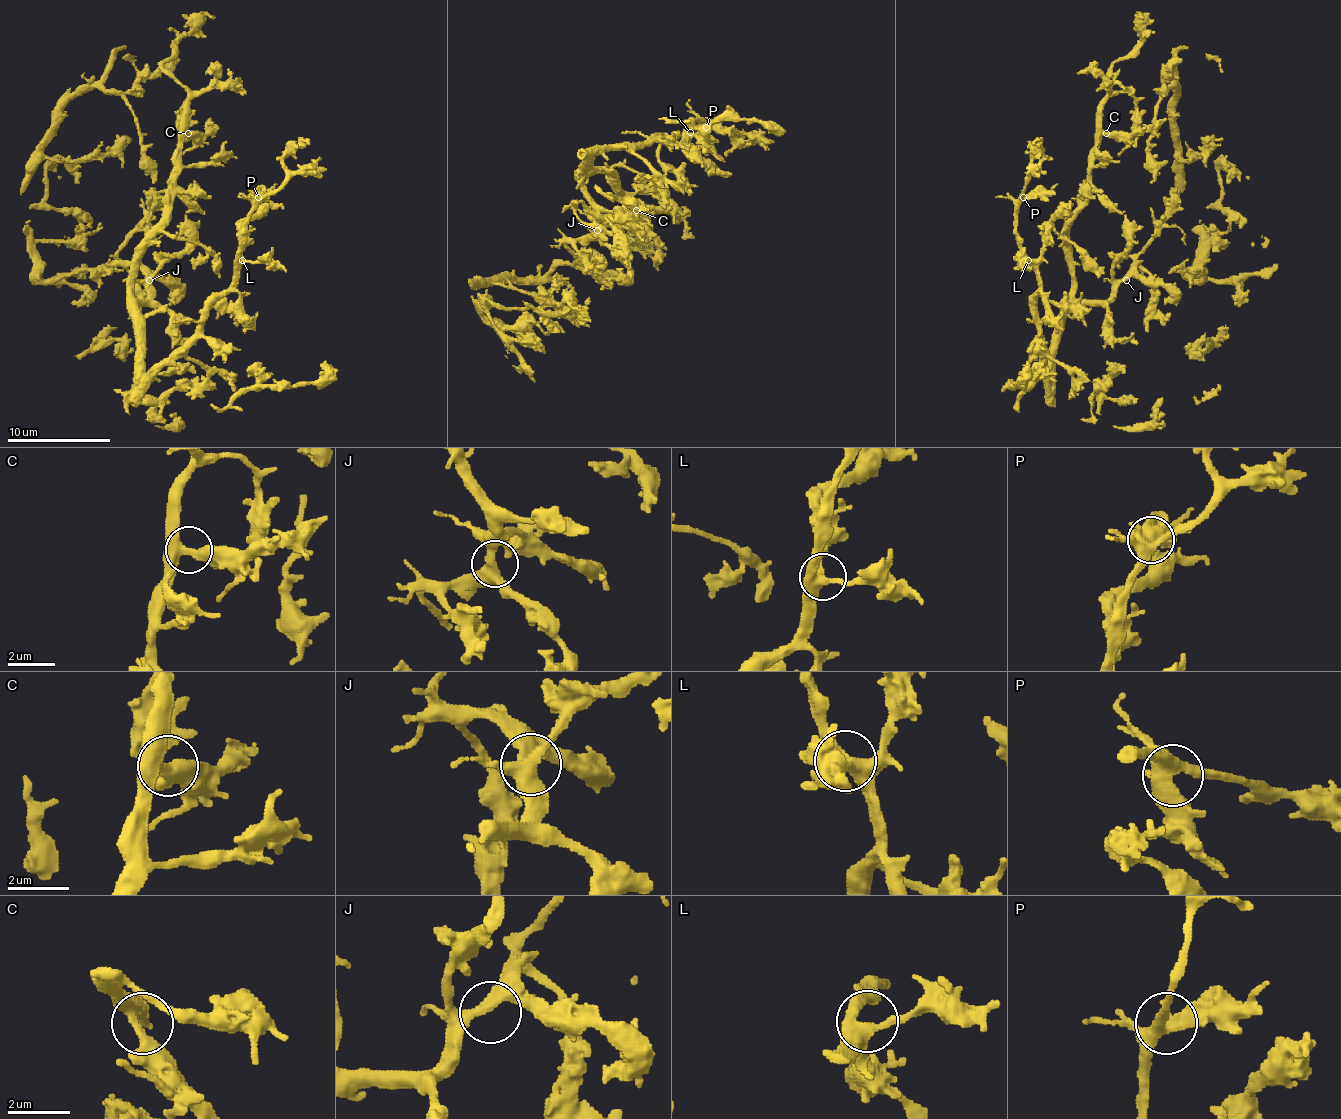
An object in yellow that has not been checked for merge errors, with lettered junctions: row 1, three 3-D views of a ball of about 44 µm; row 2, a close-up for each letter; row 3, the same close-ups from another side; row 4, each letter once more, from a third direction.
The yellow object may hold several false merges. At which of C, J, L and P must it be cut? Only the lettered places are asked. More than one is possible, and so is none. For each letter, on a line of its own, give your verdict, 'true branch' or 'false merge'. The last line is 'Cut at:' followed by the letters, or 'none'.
C: true branch
J: true branch
L: true branch
P: true branch
Cut at: none

